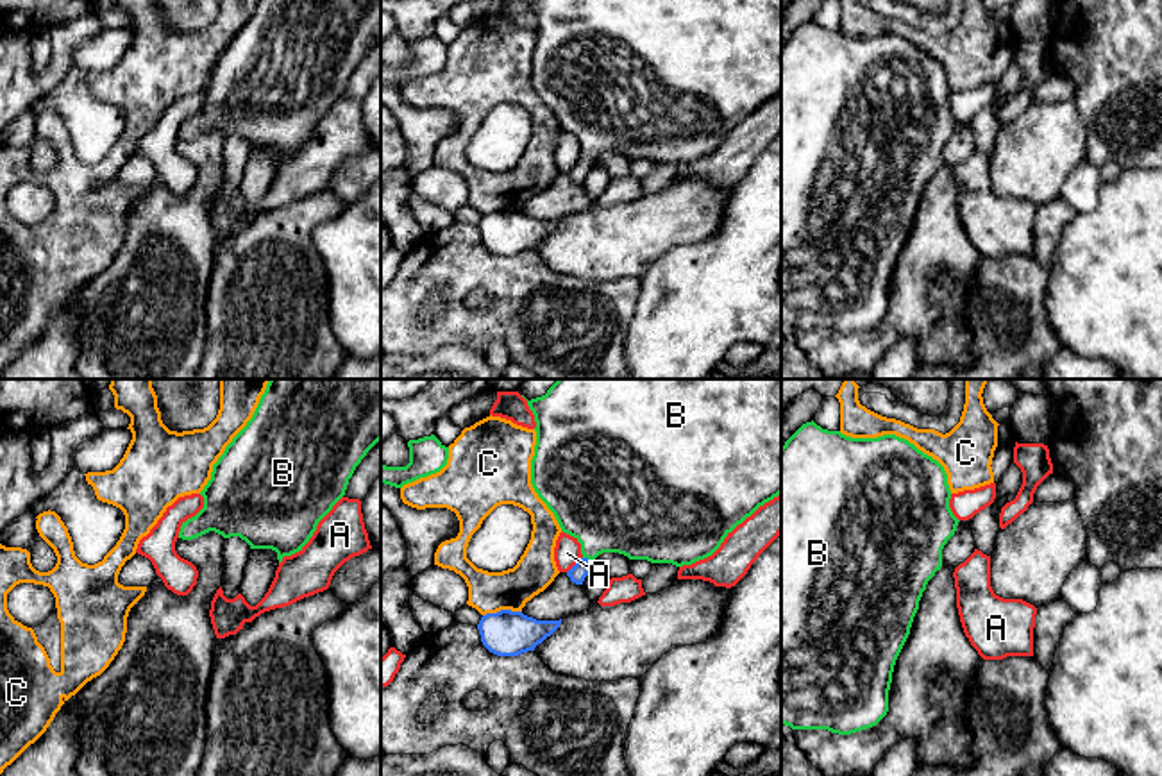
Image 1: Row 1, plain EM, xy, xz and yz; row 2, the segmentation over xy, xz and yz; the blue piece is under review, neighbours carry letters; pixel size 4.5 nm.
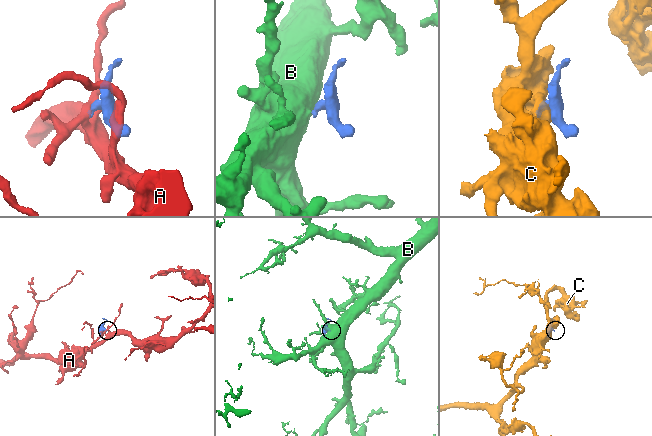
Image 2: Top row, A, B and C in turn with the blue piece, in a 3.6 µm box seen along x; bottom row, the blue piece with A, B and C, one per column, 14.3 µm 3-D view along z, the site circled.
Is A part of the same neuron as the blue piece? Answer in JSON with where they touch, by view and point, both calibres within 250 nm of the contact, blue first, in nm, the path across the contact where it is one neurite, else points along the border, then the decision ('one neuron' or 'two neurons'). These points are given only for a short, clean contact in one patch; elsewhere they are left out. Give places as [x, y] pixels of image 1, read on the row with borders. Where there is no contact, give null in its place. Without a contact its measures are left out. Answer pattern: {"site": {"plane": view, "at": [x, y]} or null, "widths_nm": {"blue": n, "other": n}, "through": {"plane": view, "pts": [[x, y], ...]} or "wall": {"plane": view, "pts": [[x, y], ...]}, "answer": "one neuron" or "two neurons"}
{"site": {"plane": "xz", "at": [574, 565]}, "widths_nm": {"blue": 80, "other": 120}, "wall": {"plane": "xz", "pts": [[581, 556], [567, 573]]}, "answer": "two neurons"}

